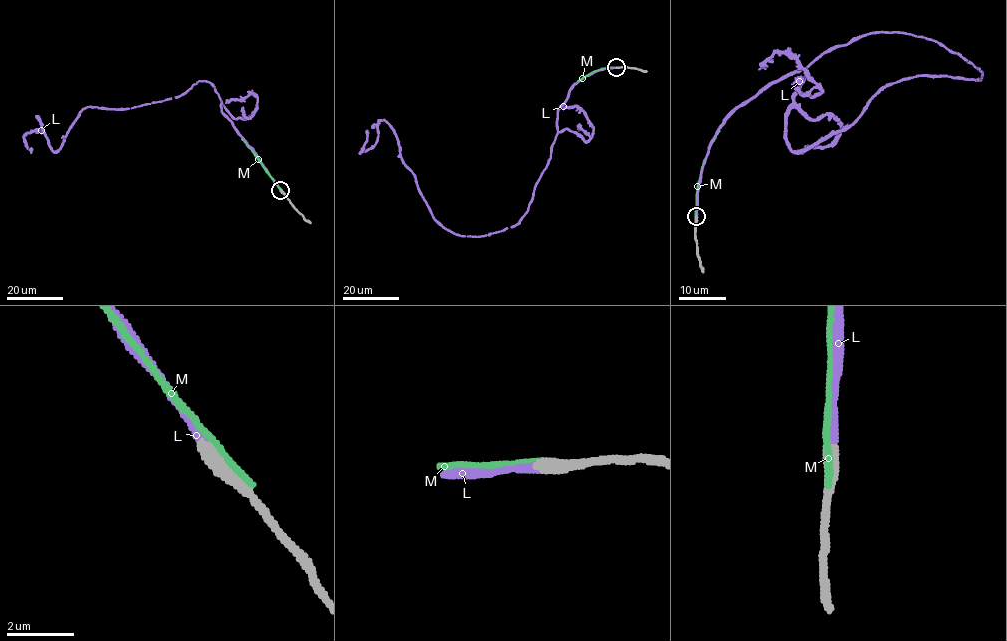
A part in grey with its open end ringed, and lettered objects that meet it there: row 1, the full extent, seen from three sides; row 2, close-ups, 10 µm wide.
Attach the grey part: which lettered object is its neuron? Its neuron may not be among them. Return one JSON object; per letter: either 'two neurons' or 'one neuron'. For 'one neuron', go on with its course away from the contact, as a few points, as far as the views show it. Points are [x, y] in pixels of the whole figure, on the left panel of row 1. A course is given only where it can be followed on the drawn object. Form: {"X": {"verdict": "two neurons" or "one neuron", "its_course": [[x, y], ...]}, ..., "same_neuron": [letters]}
{"L": {"verdict": "one neuron", "its_course": [[281, 190], [207, 81], [165, 100], [84, 108], [56, 151], [41, 125], [41, 132], [27, 133], [31, 153]]}, "M": {"verdict": "two neurons"}, "same_neuron": ["L"]}

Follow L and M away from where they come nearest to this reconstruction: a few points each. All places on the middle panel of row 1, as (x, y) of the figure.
L: (617, 67), (570, 91), (531, 202), (501, 231), (445, 229), (392, 127), (379, 121), (360, 153), (367, 130)
M: (618, 67), (596, 70), (578, 81)

